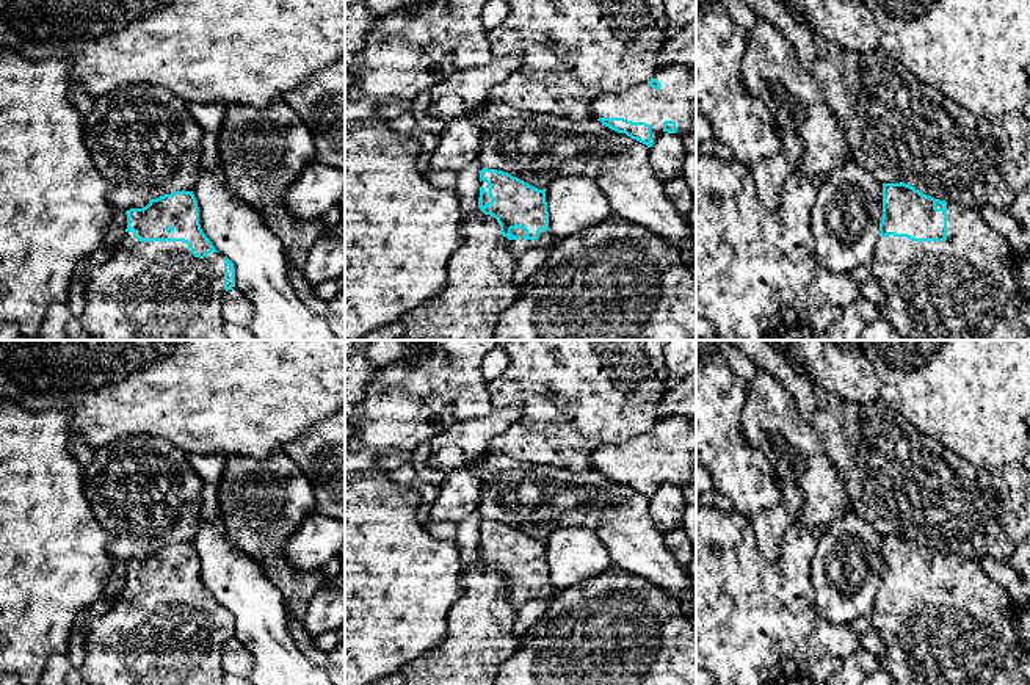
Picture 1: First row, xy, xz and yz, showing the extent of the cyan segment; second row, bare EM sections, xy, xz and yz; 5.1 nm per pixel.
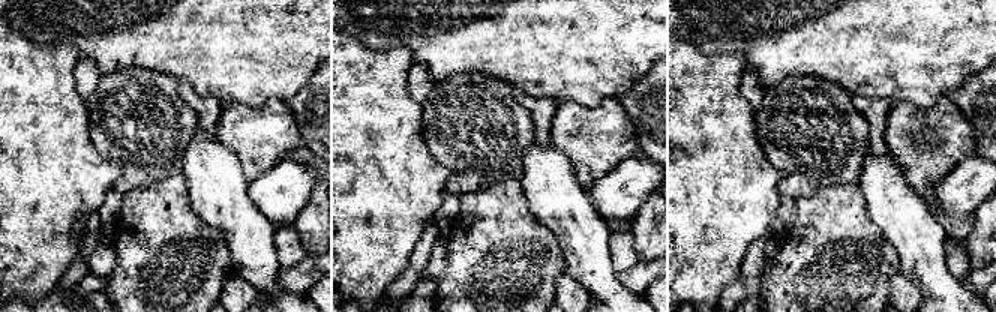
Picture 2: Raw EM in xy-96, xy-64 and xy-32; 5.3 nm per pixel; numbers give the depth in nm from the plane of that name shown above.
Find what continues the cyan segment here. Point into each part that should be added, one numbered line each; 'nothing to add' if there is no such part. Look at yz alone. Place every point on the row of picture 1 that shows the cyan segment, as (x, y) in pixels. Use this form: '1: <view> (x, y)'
1: yz (961, 289)

